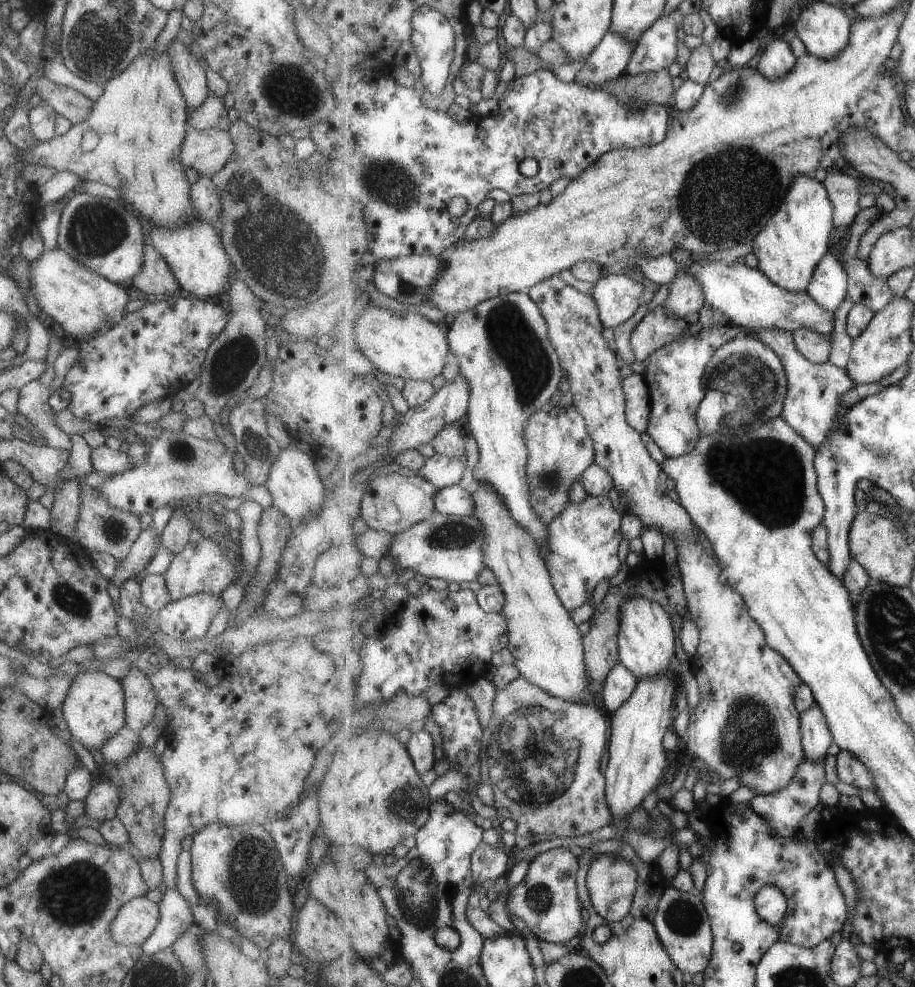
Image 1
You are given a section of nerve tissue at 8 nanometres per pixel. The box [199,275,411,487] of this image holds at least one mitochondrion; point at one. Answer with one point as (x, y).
(232, 362)

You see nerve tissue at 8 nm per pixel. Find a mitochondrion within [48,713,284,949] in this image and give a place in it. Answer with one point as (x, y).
(252, 883)

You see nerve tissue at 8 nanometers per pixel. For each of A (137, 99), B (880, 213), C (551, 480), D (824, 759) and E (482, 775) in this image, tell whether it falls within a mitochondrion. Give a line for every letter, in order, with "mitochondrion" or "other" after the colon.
A: other
B: other
C: mitochondrion
D: other
E: mitochondrion

